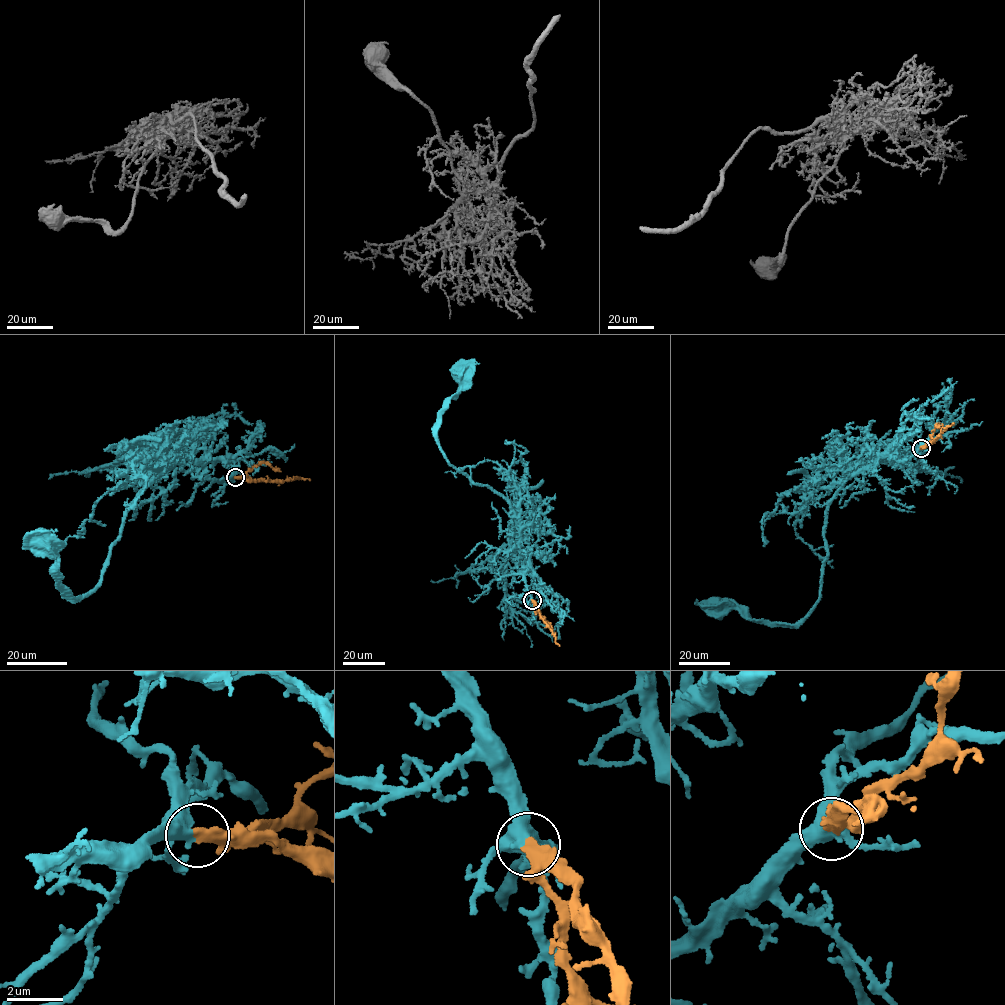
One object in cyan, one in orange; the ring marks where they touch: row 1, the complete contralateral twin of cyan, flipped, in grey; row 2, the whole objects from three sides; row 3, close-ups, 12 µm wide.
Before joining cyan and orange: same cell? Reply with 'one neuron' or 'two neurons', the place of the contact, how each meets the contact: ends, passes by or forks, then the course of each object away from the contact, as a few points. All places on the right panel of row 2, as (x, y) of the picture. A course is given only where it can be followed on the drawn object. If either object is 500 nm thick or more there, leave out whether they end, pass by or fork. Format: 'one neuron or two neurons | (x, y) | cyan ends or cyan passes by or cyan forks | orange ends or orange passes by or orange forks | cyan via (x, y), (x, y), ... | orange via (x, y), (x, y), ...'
one neuron | (921, 448) | cyan passes by | orange ends | cyan via (921, 449), (899, 461), (877, 457), (840, 486), (827, 511), (820, 596), (804, 618), (768, 626), (713, 607) | orange via (920, 449), (952, 424)

